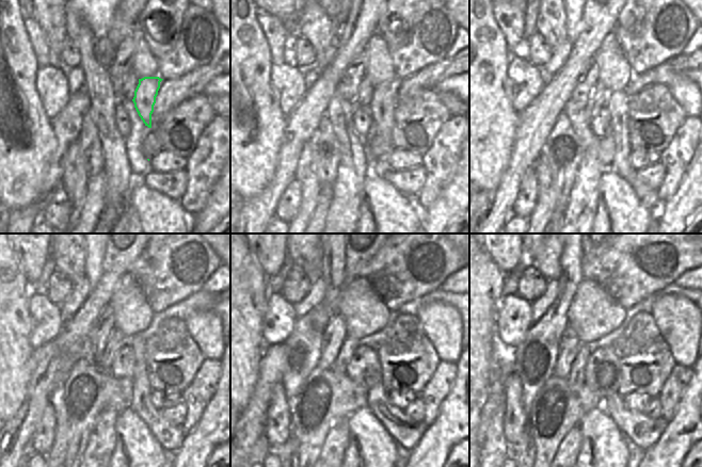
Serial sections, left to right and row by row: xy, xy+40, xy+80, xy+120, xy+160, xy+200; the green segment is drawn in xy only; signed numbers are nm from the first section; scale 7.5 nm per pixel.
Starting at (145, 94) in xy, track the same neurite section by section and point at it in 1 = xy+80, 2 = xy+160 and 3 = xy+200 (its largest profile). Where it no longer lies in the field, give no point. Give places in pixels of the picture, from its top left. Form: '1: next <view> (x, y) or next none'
1: next xy+80 (619, 102)
2: next xy+160 (388, 415)
3: next xy+200 (623, 416)

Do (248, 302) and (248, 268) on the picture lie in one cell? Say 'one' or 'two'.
one

